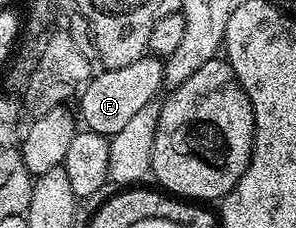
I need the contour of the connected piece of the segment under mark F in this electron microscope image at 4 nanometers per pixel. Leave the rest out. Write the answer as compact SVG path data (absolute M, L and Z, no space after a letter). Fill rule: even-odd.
M153 54L141 56L138 60L129 60L119 68L107 68L98 73L81 89L81 123L89 131L107 138L123 129L141 108L155 101L158 87L163 87L163 61ZM98 76L98 77L97 77ZM83 91L83 92L82 92ZM83 120L83 122L82 122Z

